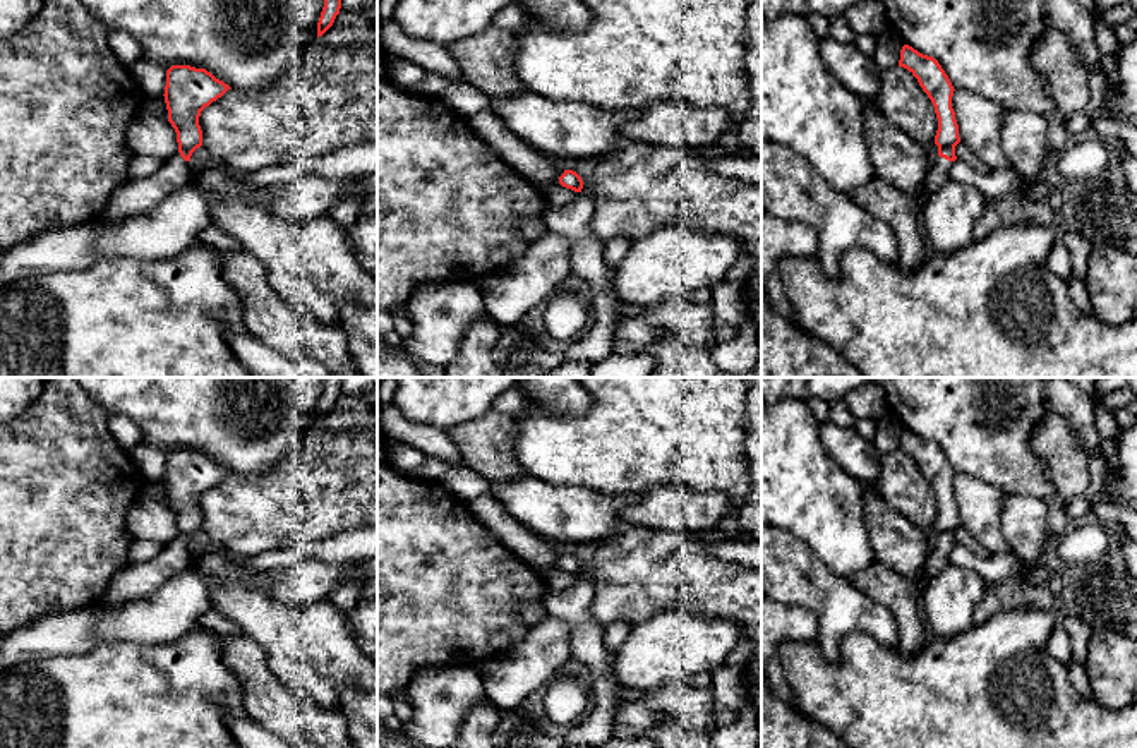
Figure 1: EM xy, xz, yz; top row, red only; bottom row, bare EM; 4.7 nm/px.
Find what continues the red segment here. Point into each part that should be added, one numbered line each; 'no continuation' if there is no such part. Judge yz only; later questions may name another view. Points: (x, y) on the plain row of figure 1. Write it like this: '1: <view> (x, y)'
1: yz (938, 556)

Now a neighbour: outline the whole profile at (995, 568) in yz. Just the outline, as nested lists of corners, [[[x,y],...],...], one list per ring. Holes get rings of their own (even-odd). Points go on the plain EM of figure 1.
[[[955,544],[948,561],[952,566],[978,573],[988,583],[988,587],[996,587],[1014,575],[1019,558],[1014,552],[990,552],[986,558],[983,558],[966,546]]]

